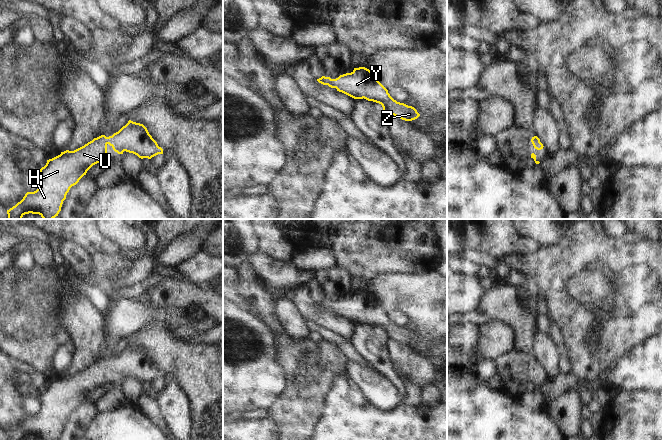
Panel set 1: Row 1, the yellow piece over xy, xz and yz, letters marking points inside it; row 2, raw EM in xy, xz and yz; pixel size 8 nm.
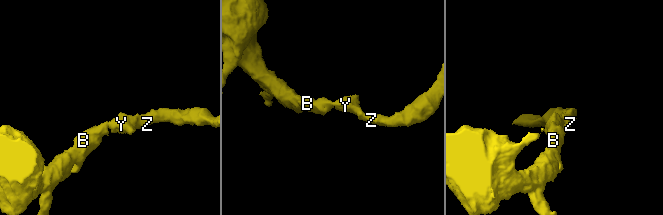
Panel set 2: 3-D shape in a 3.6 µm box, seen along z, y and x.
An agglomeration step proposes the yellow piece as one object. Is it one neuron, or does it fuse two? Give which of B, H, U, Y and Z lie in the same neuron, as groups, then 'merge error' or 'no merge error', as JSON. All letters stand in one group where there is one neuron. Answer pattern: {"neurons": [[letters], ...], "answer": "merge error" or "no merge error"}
{"neurons": [["B", "H", "U", "Y", "Z"]], "answer": "no merge error"}

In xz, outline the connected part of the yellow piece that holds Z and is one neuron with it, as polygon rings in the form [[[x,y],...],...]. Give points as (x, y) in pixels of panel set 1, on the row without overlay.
[[[365,291],[354,292],[351,297],[340,299],[336,303],[322,300],[317,305],[354,323],[364,322],[379,327],[385,339],[394,339],[405,345],[412,345],[420,340],[414,331],[394,324],[375,298]]]

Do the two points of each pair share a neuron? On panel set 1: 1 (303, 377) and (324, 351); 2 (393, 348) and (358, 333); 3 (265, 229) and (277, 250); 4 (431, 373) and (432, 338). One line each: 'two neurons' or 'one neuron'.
1: one neuron
2: two neurons
3: one neuron
4: two neurons

